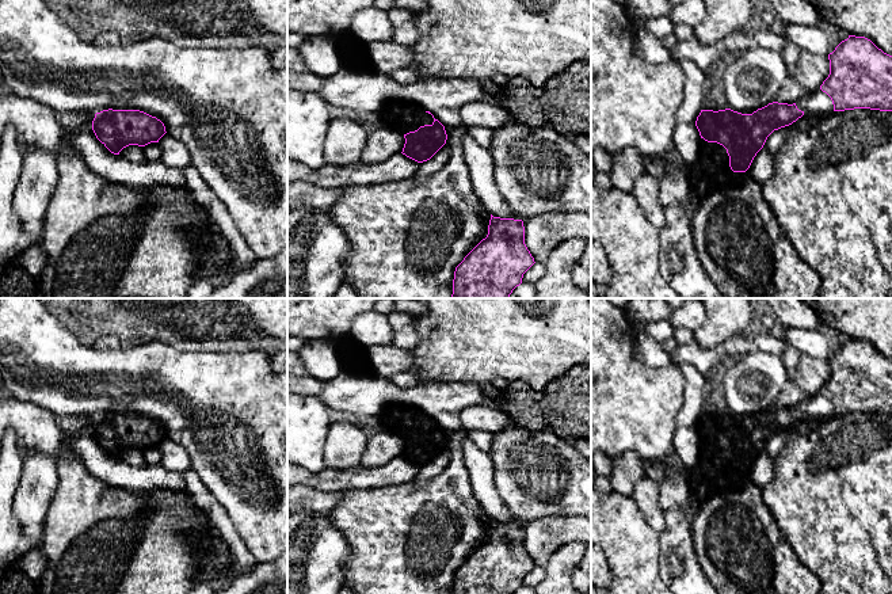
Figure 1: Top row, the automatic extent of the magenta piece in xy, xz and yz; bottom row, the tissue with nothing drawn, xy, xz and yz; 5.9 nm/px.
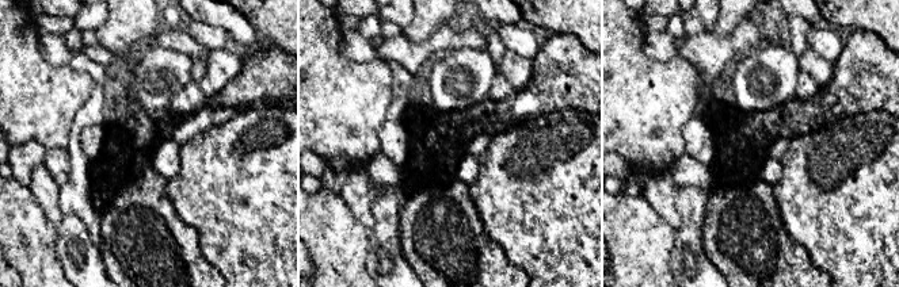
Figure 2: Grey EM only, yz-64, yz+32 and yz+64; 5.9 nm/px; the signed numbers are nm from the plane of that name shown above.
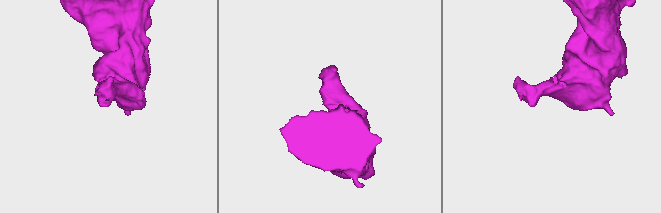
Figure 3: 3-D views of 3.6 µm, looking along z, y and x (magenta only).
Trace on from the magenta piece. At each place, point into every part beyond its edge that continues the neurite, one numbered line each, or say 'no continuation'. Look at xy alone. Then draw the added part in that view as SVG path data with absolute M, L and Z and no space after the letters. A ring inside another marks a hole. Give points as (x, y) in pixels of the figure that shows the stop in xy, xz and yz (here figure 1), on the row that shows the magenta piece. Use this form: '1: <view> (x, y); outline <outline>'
no continuation

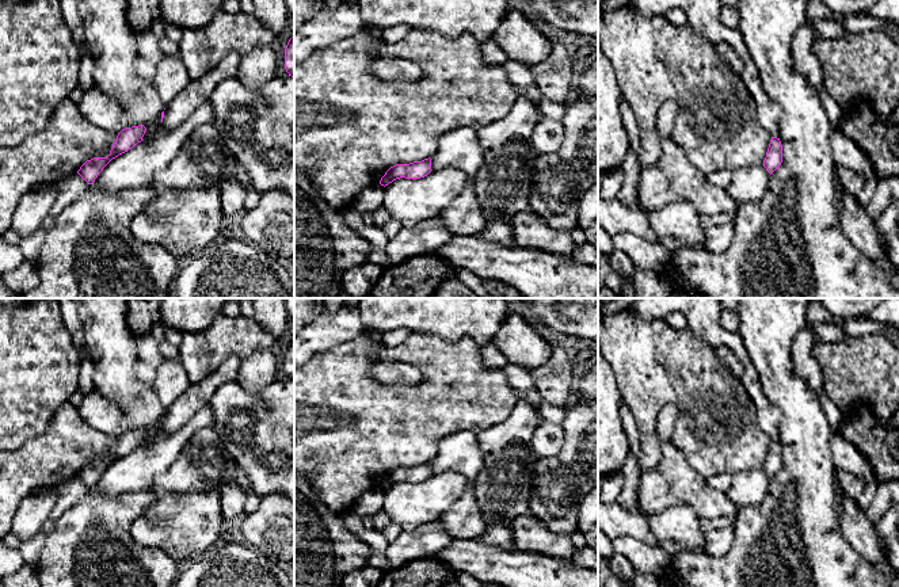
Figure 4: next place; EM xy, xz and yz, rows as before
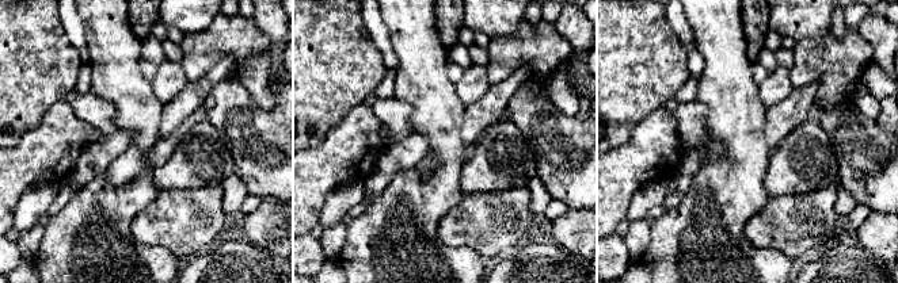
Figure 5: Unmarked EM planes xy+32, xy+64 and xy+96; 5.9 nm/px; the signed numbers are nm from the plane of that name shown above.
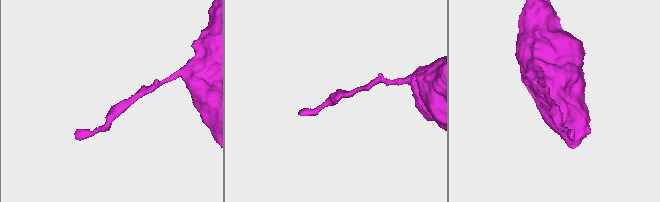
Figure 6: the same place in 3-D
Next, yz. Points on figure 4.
no continuation

